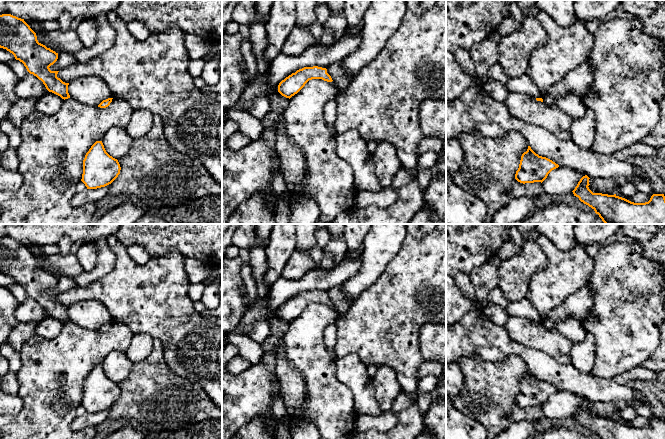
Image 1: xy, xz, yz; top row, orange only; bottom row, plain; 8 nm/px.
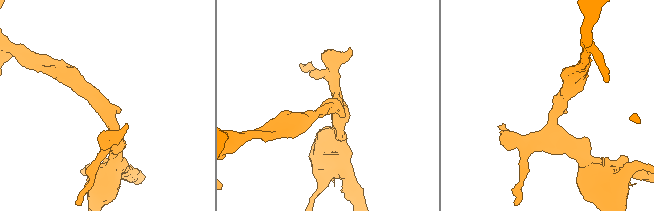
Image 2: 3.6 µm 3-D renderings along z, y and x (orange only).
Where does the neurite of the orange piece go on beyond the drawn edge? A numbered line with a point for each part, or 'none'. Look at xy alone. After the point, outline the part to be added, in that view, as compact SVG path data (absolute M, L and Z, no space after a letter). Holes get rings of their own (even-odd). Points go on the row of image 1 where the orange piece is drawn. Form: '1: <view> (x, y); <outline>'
none

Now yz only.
1: yz (576, 82); M585 60L549 89L547 95L542 98L543 103L545 105L555 105L555 101L558 98L563 98L568 94L575 94L581 97L593 82L593 71L594 66Z

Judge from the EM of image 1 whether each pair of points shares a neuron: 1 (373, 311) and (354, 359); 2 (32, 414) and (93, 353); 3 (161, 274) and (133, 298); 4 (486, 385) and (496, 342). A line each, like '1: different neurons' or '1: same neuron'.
1: different neurons
2: same neuron
3: same neuron
4: different neurons

